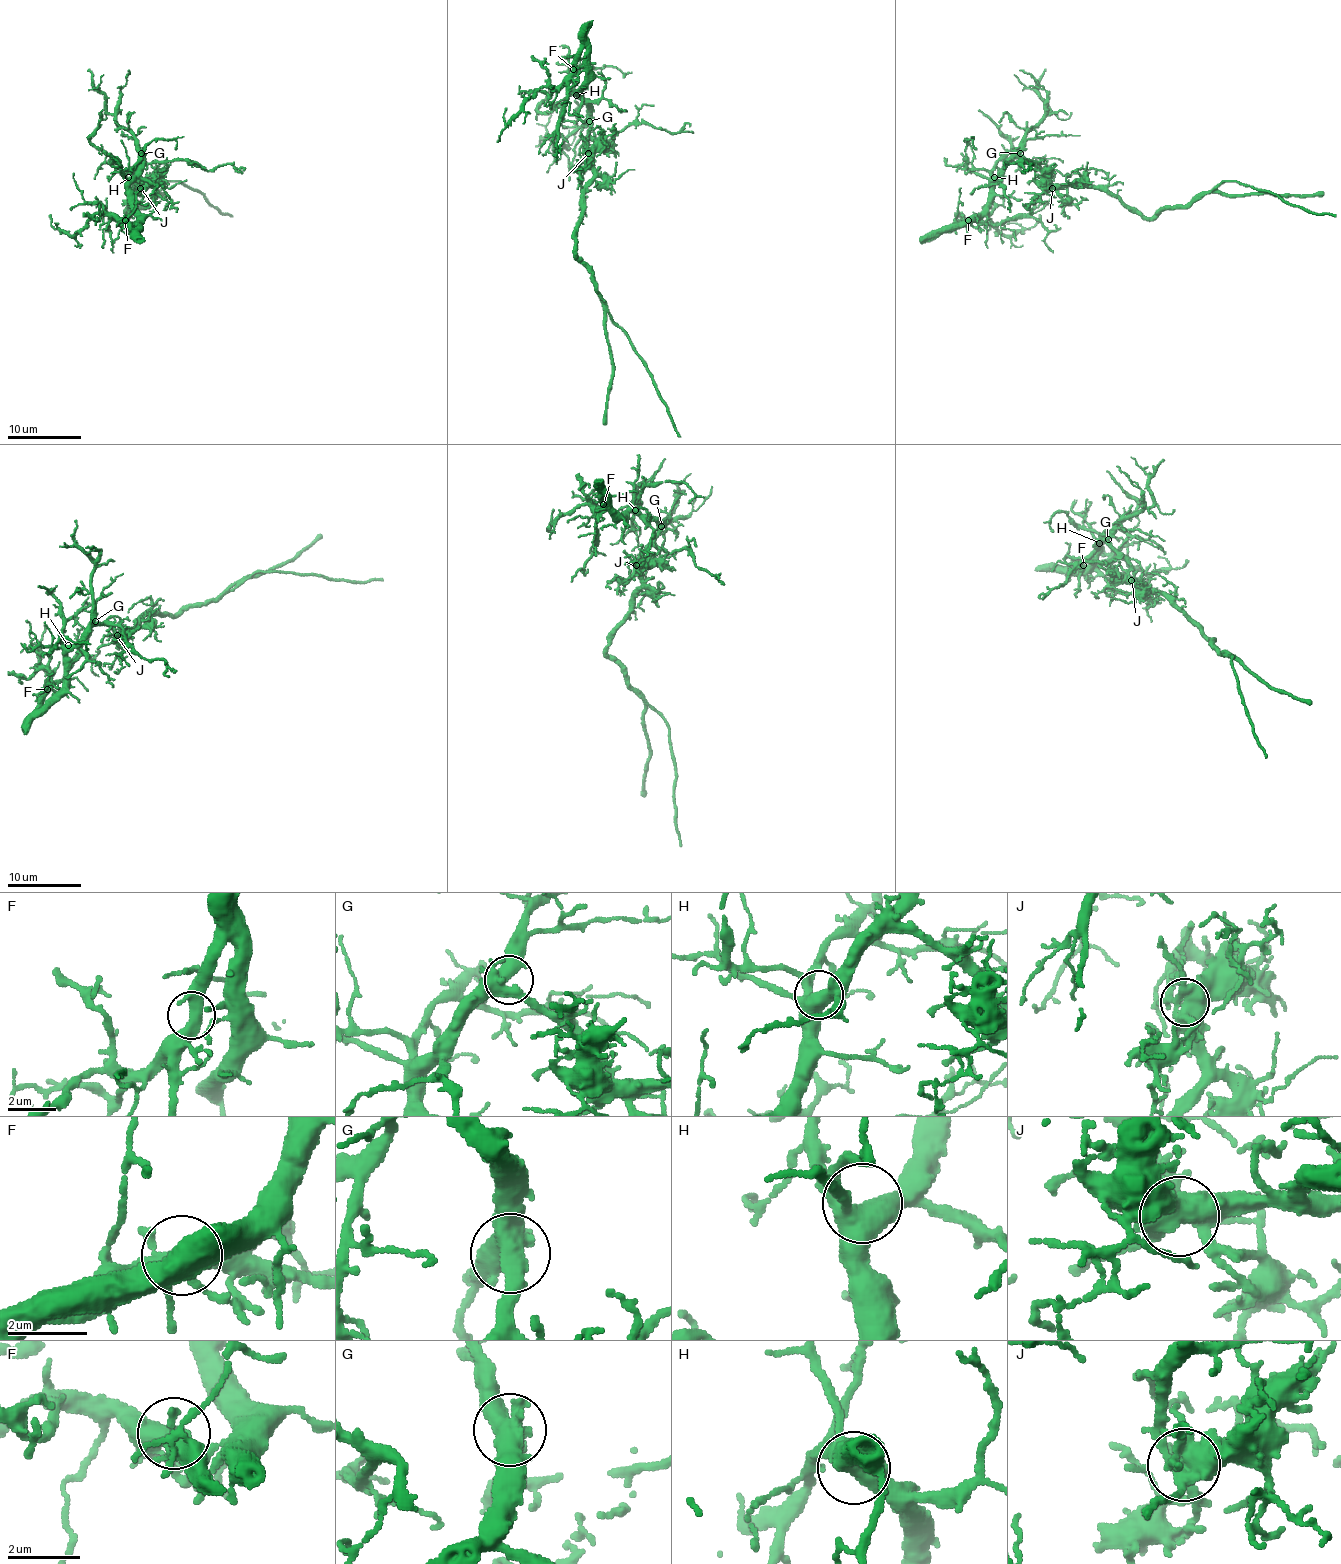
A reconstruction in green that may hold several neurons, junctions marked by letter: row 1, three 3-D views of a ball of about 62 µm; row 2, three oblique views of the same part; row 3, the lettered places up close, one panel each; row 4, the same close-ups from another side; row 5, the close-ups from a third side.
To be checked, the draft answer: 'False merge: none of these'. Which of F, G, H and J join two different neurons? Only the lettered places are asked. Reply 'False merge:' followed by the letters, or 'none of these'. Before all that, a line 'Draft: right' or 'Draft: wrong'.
Draft: wrong
False merge: J

